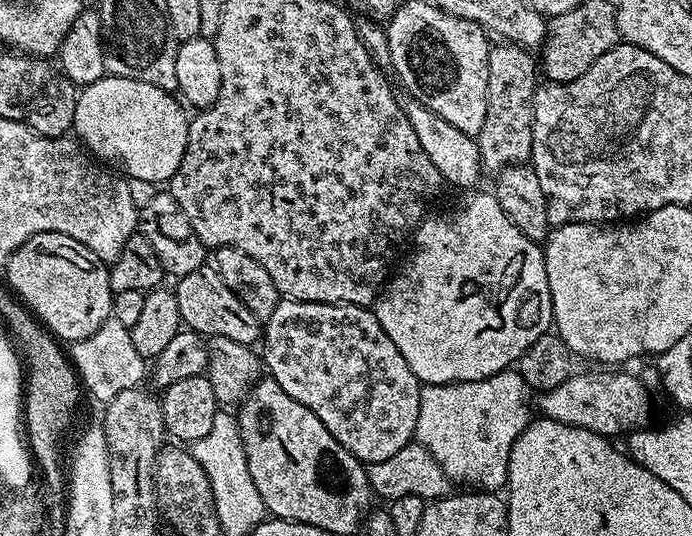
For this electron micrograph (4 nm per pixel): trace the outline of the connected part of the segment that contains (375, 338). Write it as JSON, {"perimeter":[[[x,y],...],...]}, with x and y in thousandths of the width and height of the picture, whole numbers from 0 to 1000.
{"perimeter":[[[406,558],[379,612],[379,679],[386,700],[408,720],[425,750],[436,750],[477,802],[484,821],[527,868],[569,854],[581,832],[597,826],[607,756],[607,707],[552,616],[542,580],[519,567],[461,567]]]}

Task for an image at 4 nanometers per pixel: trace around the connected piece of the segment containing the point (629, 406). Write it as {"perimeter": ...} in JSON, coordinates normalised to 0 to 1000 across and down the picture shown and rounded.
{"perimeter":[[[861,690],[867,694],[838,694],[834,692],[824,705],[818,705],[818,713],[812,713],[812,720],[801,720],[801,728],[795,728],[793,731],[779,733],[777,744],[780,744],[780,761],[777,754],[777,769],[782,778],[805,784],[806,787],[812,787],[818,795],[835,795],[841,802],[853,802],[858,810],[864,810],[866,813],[876,813],[880,817],[890,817],[890,812],[895,806],[902,806],[900,810],[912,810],[921,802],[931,802],[938,797],[939,785],[936,782],[942,776],[942,754],[936,748],[936,739],[939,739],[938,726],[932,724],[929,716],[925,713],[923,700],[915,698],[912,701],[910,696],[902,694],[908,690]]]}

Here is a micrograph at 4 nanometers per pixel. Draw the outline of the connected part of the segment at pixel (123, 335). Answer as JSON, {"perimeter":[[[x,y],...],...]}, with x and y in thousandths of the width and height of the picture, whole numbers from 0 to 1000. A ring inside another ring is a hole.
{"perimeter":[[[156,595],[130,631],[103,636],[101,670],[110,700],[116,705],[120,729],[139,746],[155,750],[171,743],[176,728],[188,728],[204,715],[211,701],[211,674],[194,646],[191,614],[176,608],[176,601]]]}

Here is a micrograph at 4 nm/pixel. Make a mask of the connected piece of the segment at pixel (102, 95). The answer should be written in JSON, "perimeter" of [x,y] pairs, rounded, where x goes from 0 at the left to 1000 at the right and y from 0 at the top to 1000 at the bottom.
{"perimeter":[[[153,138],[142,153],[114,166],[104,237],[114,267],[140,300],[152,308],[163,306],[163,310],[156,308],[163,315],[179,313],[181,330],[205,332],[205,340],[231,347],[247,336],[263,302],[263,287],[269,287],[275,216],[266,207],[269,207],[267,196],[250,174],[228,160],[217,160],[217,153],[199,153],[188,146]]]}

